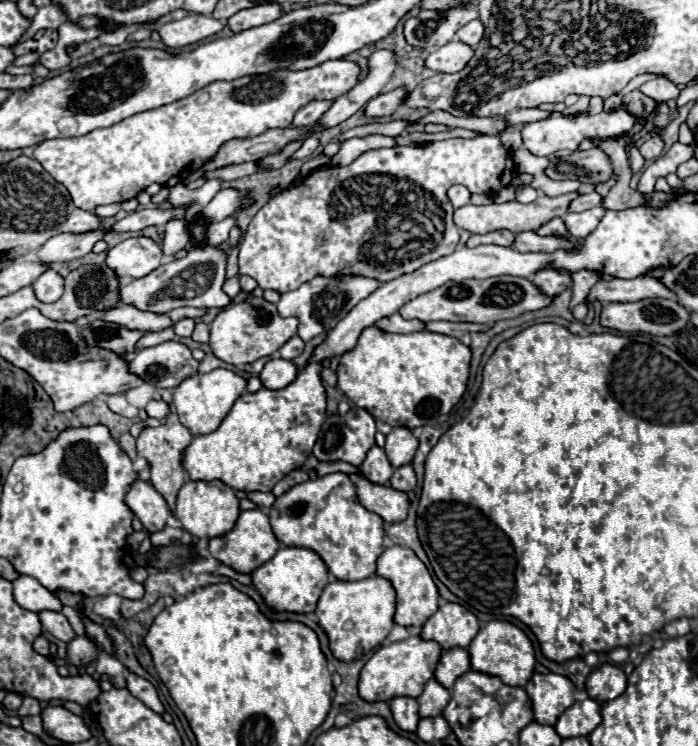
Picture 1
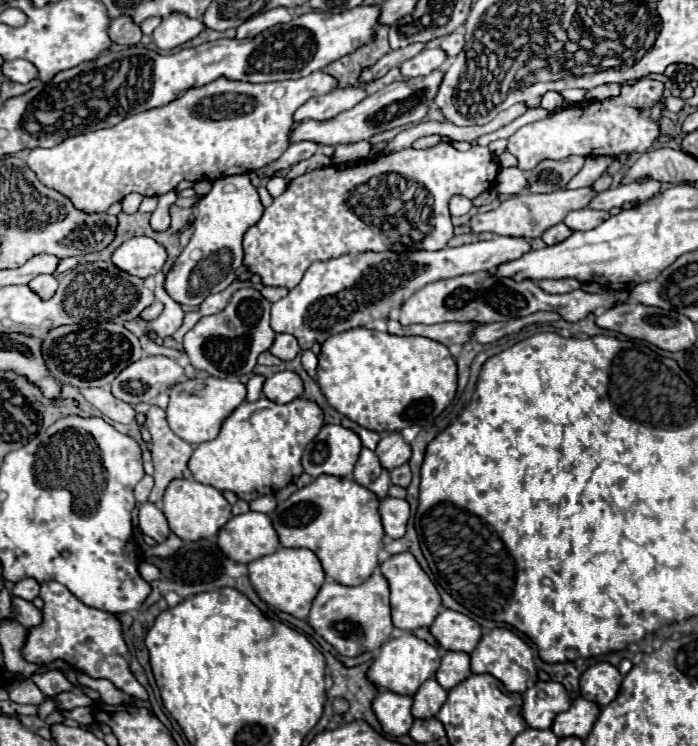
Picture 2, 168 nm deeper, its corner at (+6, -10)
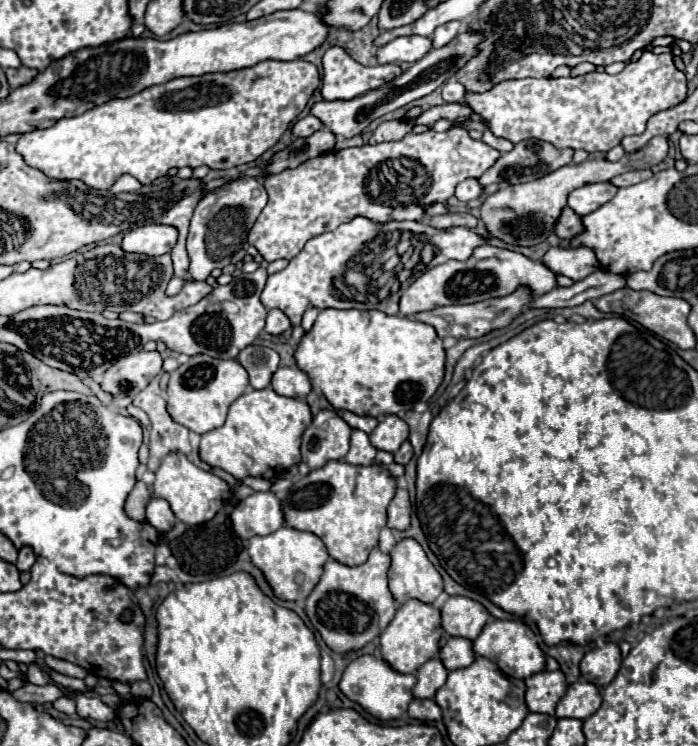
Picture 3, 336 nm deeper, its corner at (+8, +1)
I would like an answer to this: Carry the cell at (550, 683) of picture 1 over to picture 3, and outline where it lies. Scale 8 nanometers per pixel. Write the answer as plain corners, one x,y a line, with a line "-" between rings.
560,670
538,672
526,678
526,706
530,712
554,714
558,700
564,696
568,684

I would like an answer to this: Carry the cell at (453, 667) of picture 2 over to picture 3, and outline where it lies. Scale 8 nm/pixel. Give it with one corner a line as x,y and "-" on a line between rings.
448,638
444,648
440,650
440,662
446,670
458,670
466,668
474,662
472,642
466,638

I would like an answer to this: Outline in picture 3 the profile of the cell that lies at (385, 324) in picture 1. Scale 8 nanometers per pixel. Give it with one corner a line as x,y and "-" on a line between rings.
518,288
514,294
510,294
506,298
492,298
492,300
482,300
482,302
476,302
476,304
466,304
466,306
440,306
436,310
418,312
414,318
424,322
424,324
434,326
440,338
446,338
446,336
478,338
478,336
484,336
490,330
508,326
524,310
524,306
530,300
532,300
532,296
530,296
528,288

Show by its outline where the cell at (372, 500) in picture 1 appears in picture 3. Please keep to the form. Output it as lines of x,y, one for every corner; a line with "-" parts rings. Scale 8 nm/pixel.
398,488
388,506
388,528
406,530
410,526
410,498
406,488

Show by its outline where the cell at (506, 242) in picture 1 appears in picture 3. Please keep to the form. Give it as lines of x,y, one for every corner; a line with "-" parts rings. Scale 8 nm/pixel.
450,212
450,214
444,214
444,216
432,216
430,218
430,226
436,228
436,230
448,230
452,226
466,226
466,228
476,228
476,218
472,214
456,214
456,212

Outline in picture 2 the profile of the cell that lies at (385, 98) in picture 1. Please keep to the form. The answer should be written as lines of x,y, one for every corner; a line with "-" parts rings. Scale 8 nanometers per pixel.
436,69
426,77
414,77
414,79
404,79
398,83
390,83
386,85
382,91
368,95
362,103
358,103
358,107
352,107
350,111
342,111
340,115
326,119
326,121
302,121
296,125
296,129
292,131
290,139
292,141
302,141
302,139
310,139
322,145
340,145
340,143
358,143
362,139
370,139
376,133
394,129
394,127
402,127
402,125
412,125
412,123
420,123
430,105
434,105
434,97
438,93
438,87
442,83
442,71

